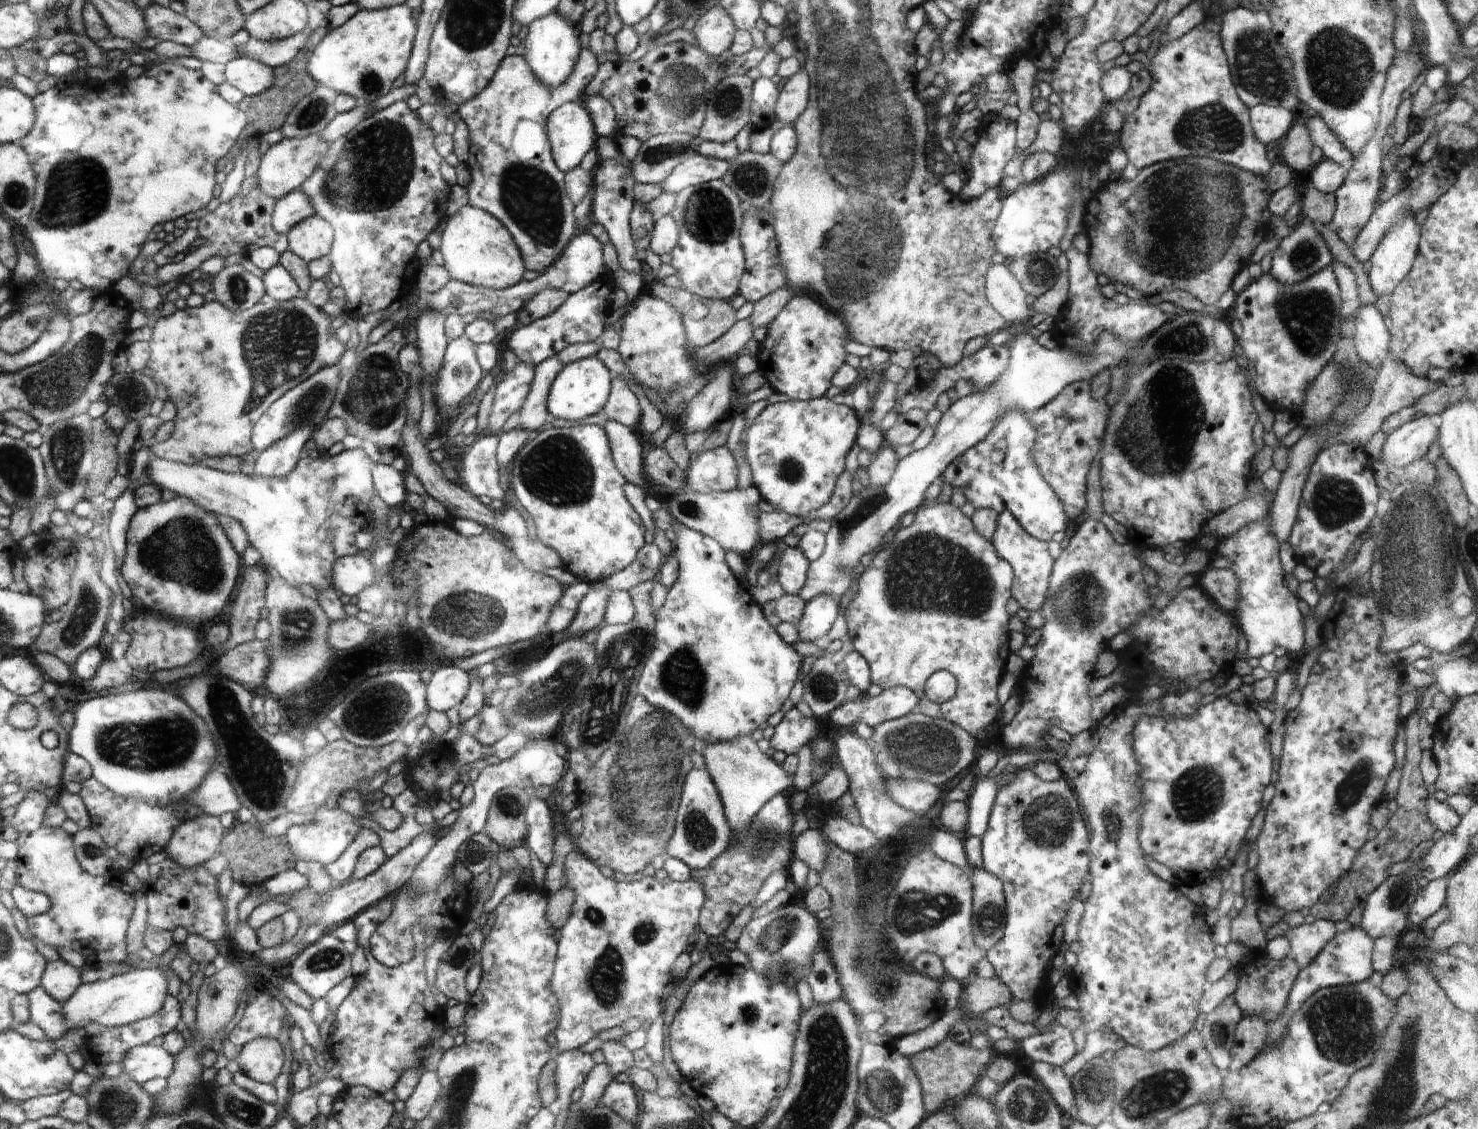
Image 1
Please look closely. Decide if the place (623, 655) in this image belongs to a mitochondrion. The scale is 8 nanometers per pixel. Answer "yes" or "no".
yes

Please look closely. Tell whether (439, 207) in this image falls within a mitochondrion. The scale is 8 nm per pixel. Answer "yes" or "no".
no

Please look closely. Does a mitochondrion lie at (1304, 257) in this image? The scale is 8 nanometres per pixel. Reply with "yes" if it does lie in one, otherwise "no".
yes

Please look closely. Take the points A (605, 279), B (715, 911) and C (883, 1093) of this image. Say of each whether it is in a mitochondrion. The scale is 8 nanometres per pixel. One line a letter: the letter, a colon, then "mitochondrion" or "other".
A: other
B: other
C: mitochondrion

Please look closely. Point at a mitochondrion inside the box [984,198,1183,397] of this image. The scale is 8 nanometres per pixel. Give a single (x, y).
(1038, 271)

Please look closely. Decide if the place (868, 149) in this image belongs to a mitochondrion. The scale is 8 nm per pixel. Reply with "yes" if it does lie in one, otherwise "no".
yes

